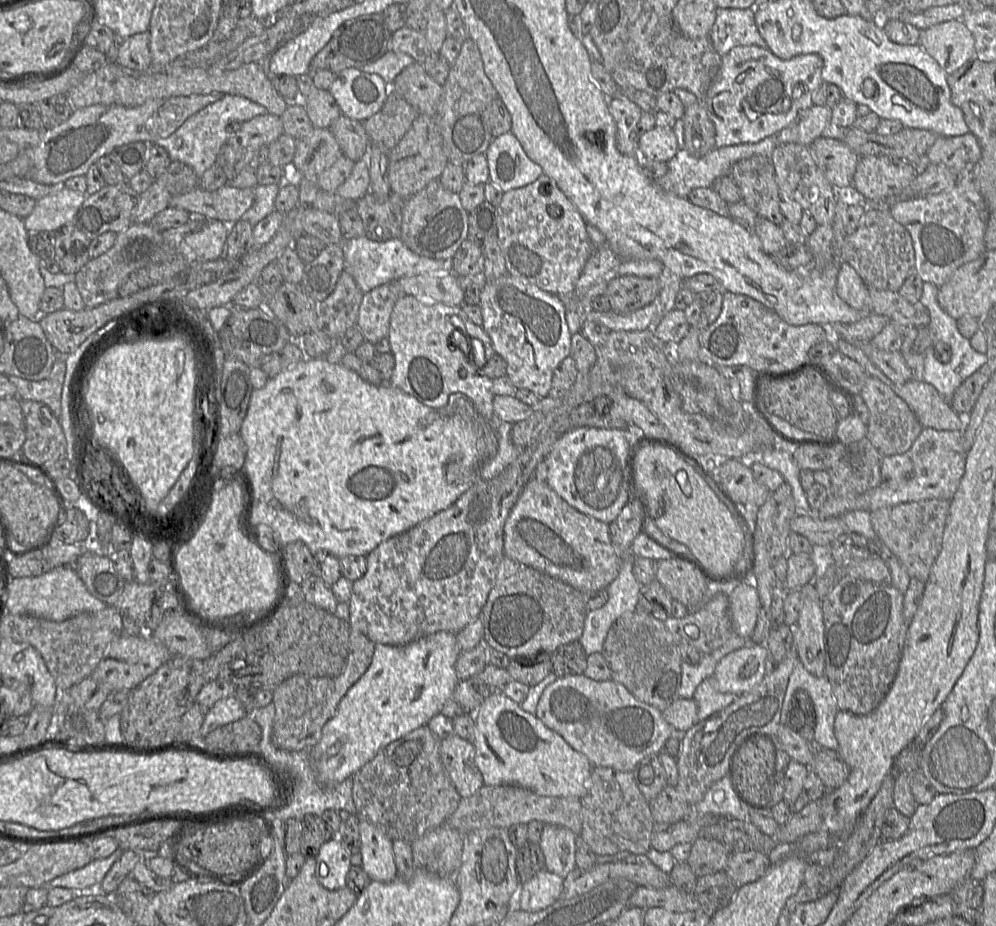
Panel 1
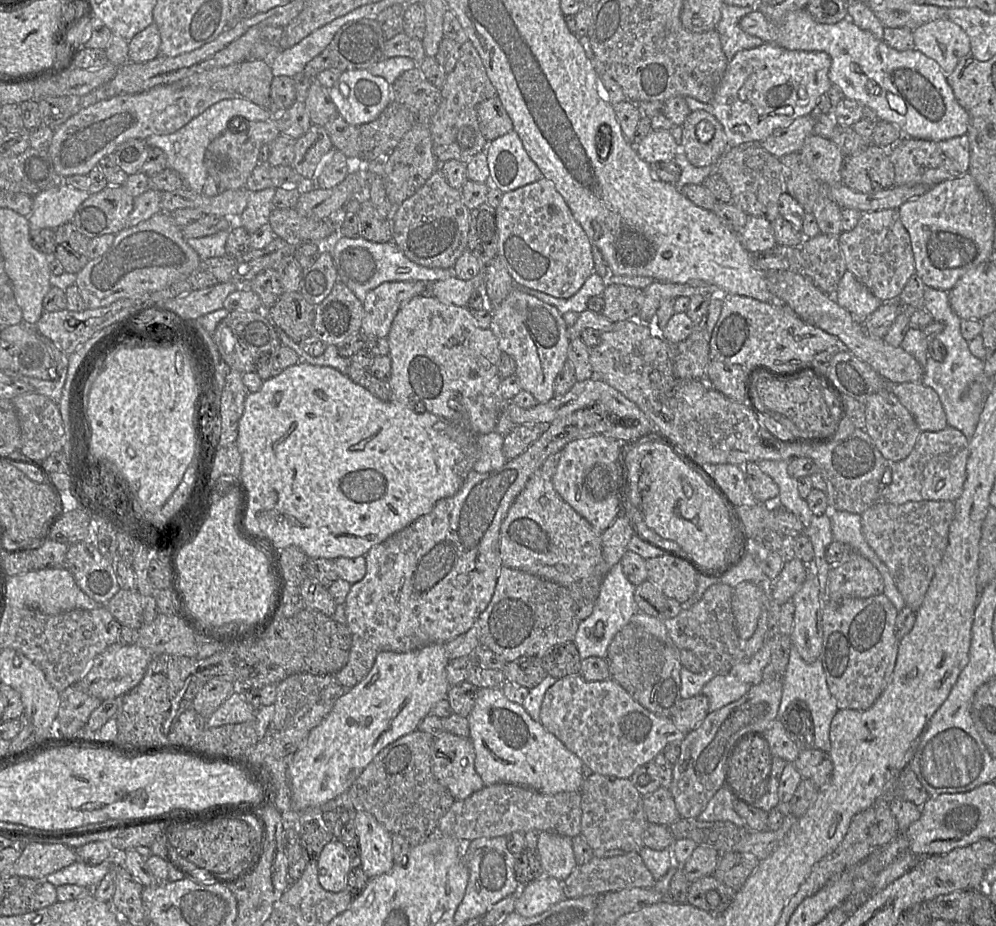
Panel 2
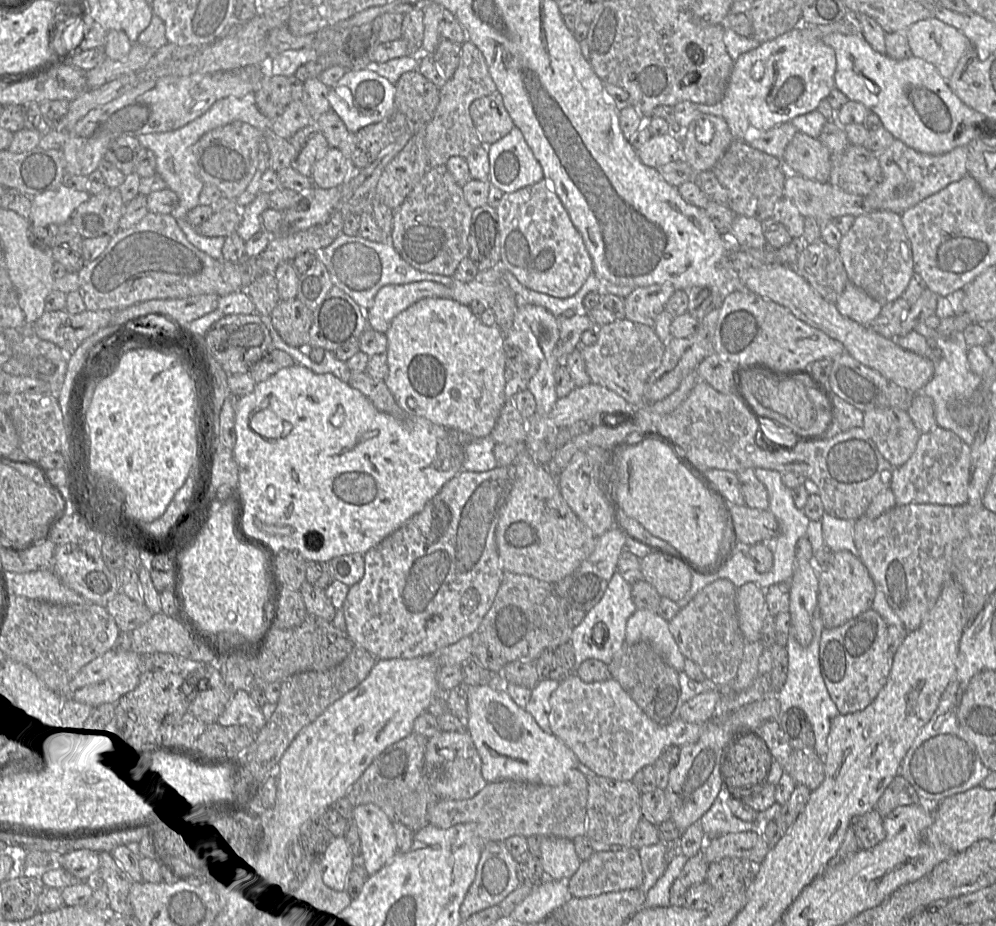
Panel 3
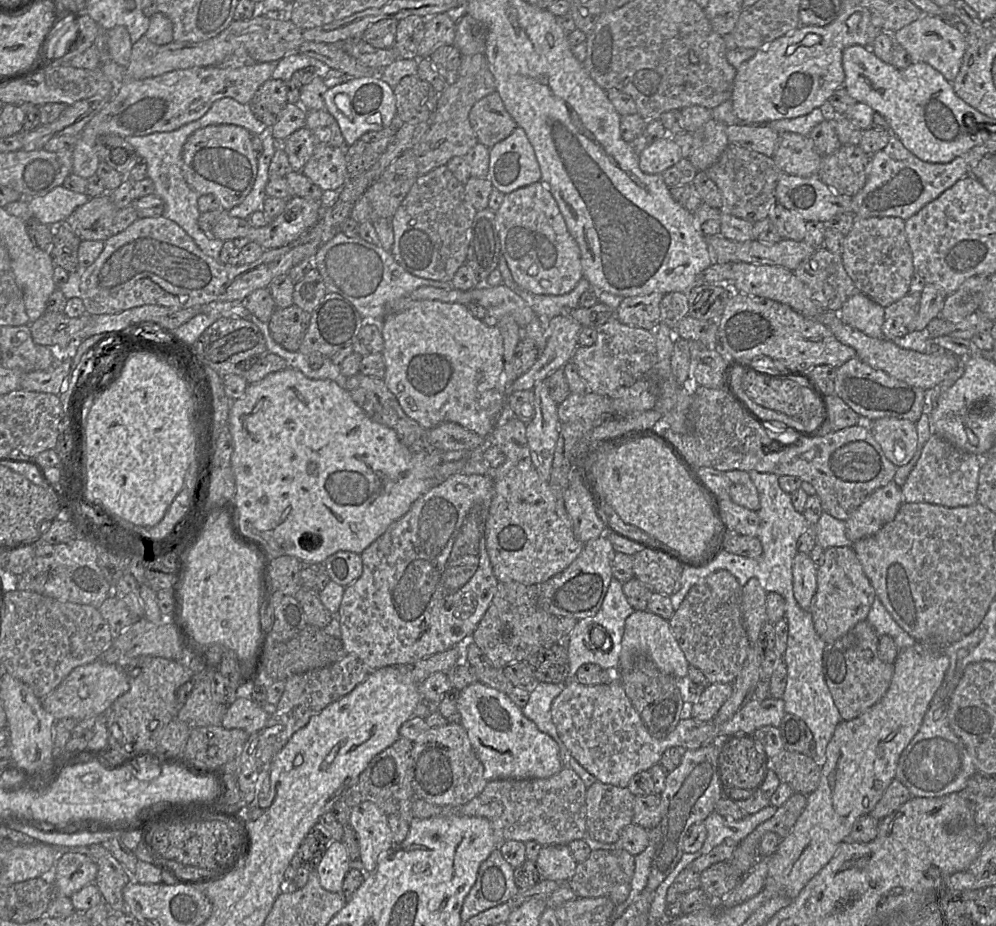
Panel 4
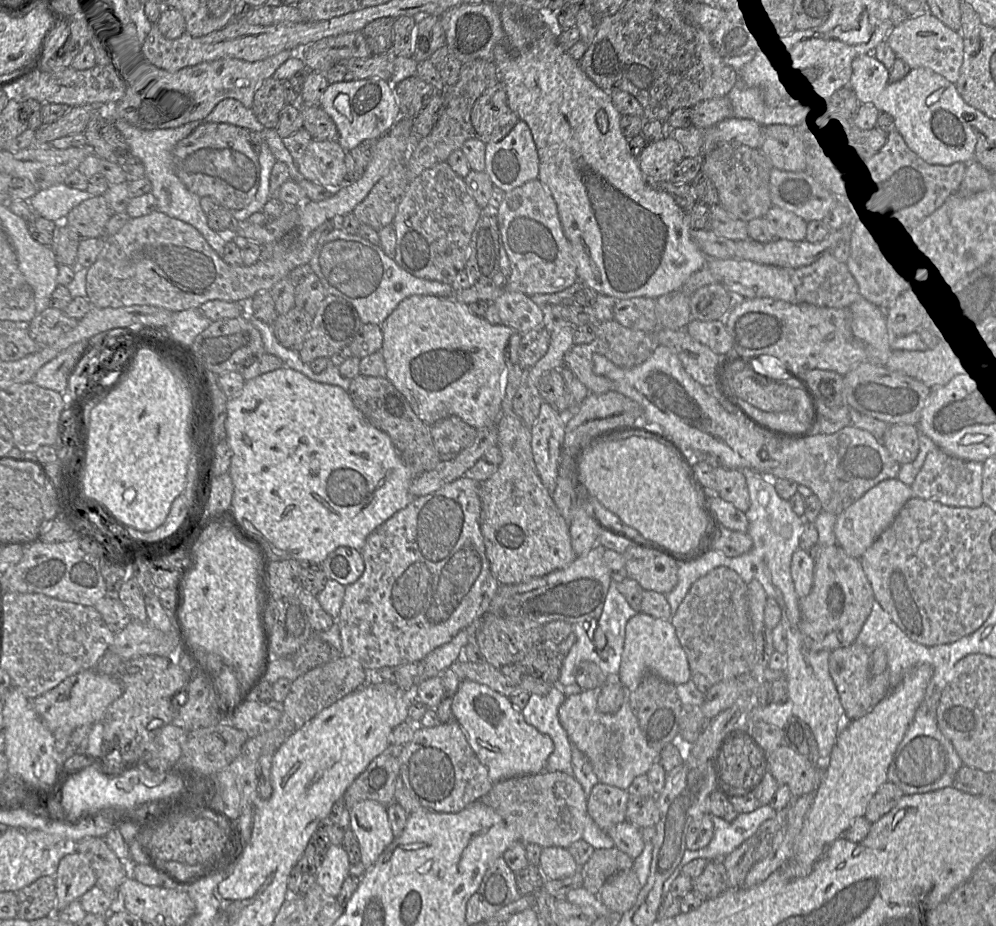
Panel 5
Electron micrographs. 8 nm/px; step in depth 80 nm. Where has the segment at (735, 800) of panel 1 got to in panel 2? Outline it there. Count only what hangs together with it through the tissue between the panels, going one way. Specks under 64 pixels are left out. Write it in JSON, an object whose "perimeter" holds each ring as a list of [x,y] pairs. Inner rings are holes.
{"perimeter":[[[724,785],[711,798],[697,819],[703,822],[729,821],[739,827],[746,827],[746,821],[734,810],[734,800],[735,795]]]}

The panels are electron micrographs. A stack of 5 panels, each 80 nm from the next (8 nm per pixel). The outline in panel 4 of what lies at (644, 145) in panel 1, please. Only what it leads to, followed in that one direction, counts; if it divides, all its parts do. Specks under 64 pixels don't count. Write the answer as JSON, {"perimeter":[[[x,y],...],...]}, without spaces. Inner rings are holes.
{"perimeter":[[[671,135],[649,142],[639,155],[639,167],[647,174],[660,174],[682,158],[680,147]]]}

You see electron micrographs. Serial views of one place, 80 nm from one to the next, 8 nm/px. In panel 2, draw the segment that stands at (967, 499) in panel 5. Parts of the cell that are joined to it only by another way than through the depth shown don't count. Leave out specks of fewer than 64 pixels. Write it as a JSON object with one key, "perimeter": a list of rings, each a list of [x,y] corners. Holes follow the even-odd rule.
{"perimeter":[[[949,426],[938,432],[921,431],[911,453],[901,461],[890,463],[891,482],[880,502],[900,505],[923,500],[957,500],[966,479],[969,442],[962,432]]]}

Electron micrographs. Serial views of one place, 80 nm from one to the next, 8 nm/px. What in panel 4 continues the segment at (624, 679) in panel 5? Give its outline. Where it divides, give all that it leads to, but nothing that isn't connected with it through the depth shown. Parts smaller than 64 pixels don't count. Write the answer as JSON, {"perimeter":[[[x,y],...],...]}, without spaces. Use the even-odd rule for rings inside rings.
{"perimeter":[[[635,610],[625,621],[619,670],[628,668],[636,657],[647,657],[662,672],[676,679],[688,675],[689,663],[670,629],[669,621],[647,610]]]}

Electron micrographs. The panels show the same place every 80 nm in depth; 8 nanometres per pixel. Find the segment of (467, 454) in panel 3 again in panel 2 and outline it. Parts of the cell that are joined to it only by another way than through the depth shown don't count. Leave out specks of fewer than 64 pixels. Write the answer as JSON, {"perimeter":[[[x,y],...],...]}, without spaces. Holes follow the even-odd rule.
{"perimeter":[[[496,430],[484,435],[477,436],[479,456],[473,465],[478,473],[486,473],[502,467],[507,459],[505,458],[502,446],[505,436]]]}

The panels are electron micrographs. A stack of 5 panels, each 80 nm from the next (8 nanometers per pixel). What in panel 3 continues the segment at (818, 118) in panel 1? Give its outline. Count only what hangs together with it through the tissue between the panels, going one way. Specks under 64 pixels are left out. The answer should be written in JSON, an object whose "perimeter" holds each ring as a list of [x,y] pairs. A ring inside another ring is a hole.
{"perimeter":[[[786,122],[767,131],[752,133],[744,140],[751,147],[782,160],[787,145],[797,132],[795,126]]]}

